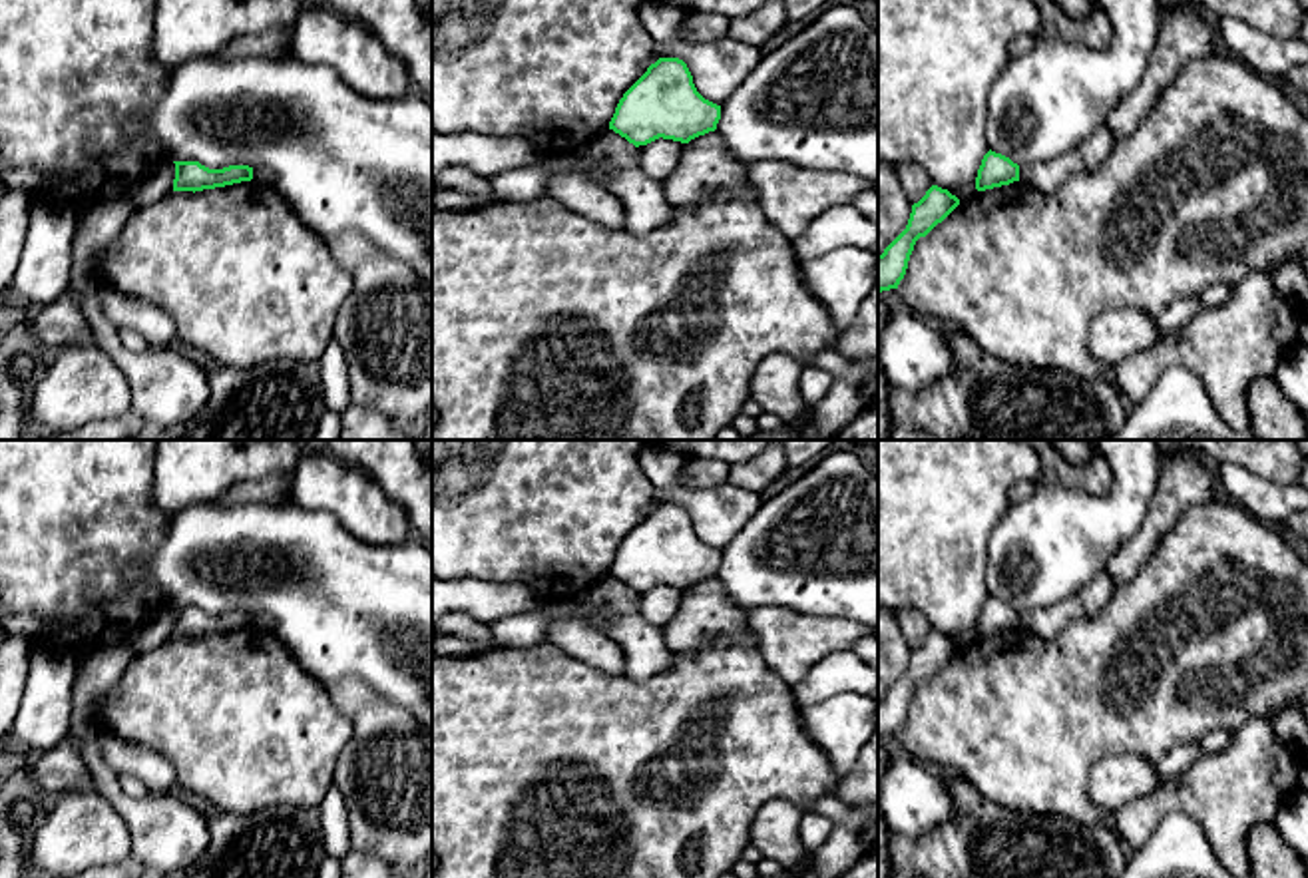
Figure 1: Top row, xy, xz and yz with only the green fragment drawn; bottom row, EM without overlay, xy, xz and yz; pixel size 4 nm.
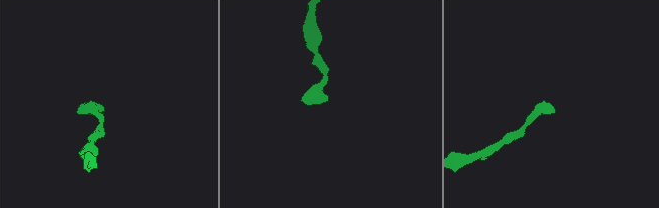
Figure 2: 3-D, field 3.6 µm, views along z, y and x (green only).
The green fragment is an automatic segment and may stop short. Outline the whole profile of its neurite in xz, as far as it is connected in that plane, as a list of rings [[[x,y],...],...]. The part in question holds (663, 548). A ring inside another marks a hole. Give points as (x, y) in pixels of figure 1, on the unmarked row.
[[[659,504],[623,540],[609,575],[635,593],[659,583],[689,589],[717,575],[721,551],[705,546],[687,510],[679,504]]]

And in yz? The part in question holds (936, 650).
[[[932,631],[926,641],[912,651],[906,675],[878,701],[878,739],[898,735],[906,721],[910,701],[920,683],[926,683],[942,669],[960,645],[948,635]]]

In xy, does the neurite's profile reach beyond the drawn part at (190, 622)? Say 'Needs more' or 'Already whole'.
Already whole

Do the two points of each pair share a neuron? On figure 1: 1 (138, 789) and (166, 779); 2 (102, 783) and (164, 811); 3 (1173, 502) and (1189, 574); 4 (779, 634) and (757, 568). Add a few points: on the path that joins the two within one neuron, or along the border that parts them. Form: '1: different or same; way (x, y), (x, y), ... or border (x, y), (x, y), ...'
1: different; border (118, 773), (130, 773), (150, 791)
2: same; way (118, 799), (132, 811), (148, 811)
3: different; border (1217, 494), (1193, 502), (1147, 556)
4: different; border (747, 612), (791, 608), (815, 618)

